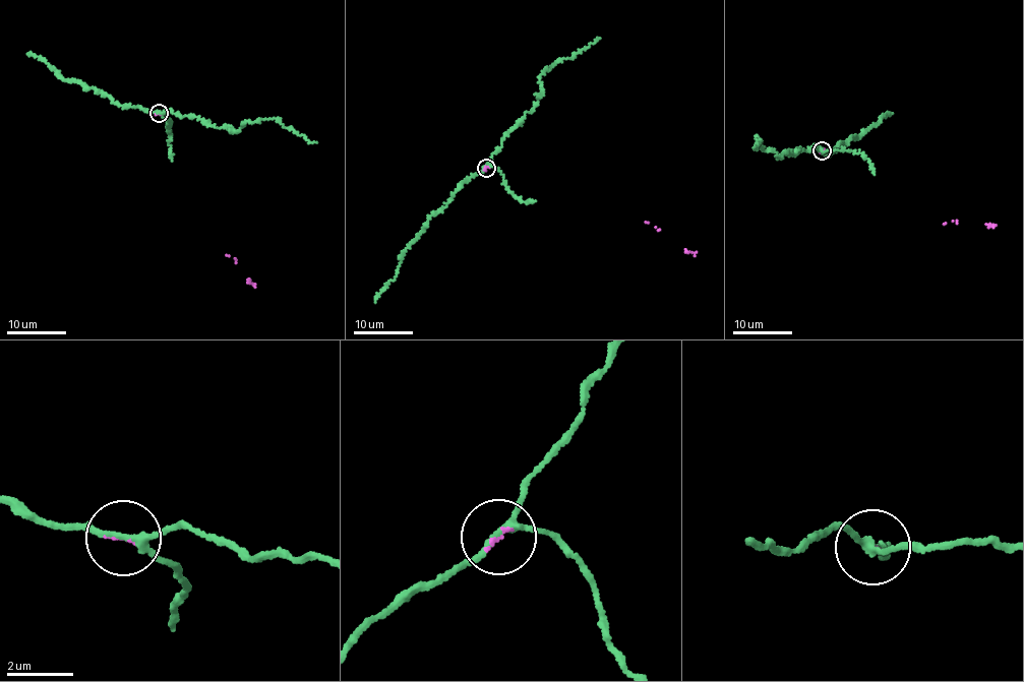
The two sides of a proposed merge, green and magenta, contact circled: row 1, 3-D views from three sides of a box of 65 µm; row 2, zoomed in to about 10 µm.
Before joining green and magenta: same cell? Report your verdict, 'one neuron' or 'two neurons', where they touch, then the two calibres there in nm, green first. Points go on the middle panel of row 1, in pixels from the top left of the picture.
one neuron | (486, 168) | 180/110 nm

